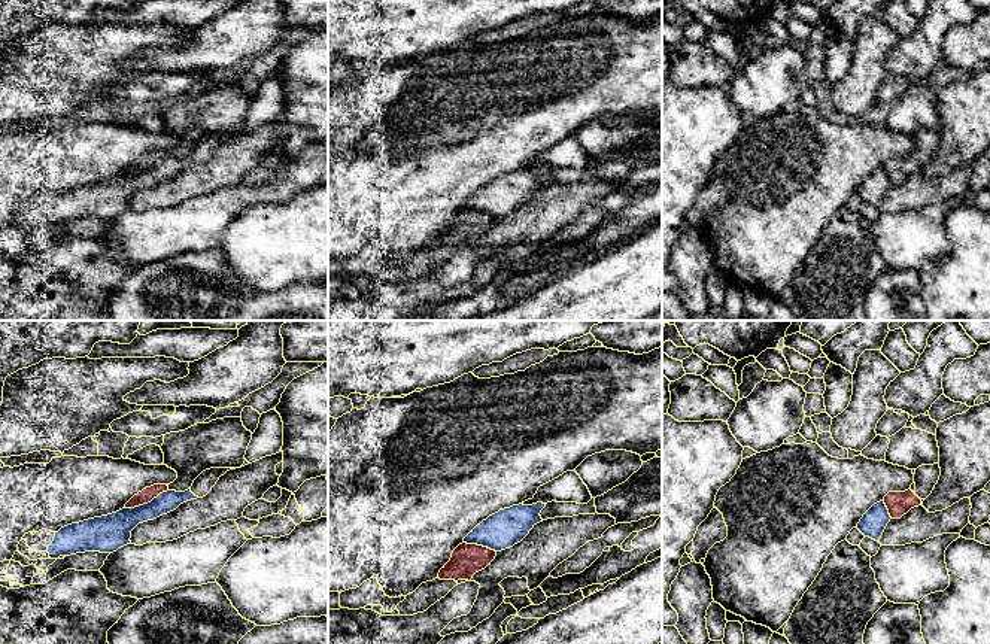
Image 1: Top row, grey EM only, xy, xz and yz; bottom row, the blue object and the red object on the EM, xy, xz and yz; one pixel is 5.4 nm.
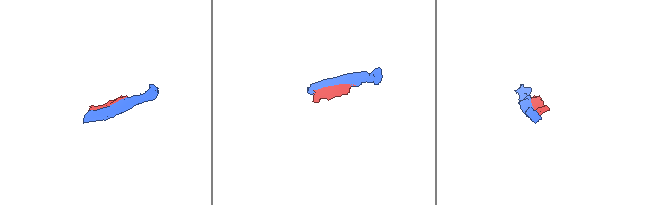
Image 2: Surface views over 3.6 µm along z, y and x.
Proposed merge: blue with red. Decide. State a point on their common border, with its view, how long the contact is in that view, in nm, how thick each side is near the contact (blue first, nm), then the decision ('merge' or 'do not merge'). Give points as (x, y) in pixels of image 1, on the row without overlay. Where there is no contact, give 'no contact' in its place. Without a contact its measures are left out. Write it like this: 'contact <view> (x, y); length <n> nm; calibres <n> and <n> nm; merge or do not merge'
contact xy (145, 170); length 260 nm; calibres 190 and 80 nm; do not merge

